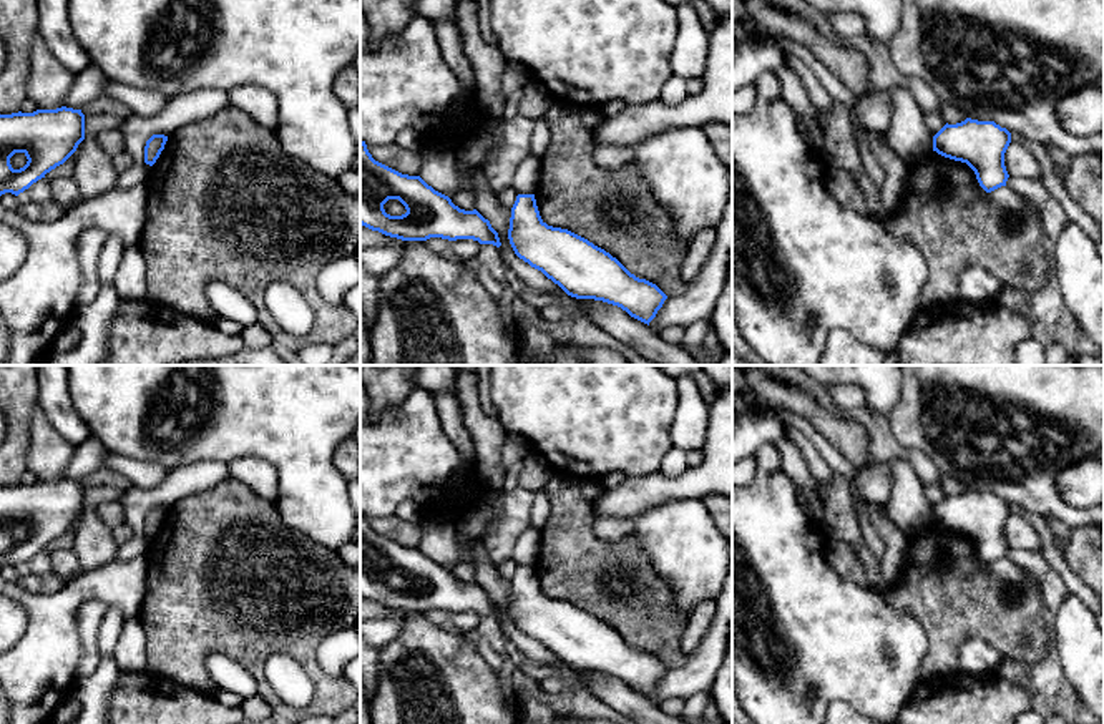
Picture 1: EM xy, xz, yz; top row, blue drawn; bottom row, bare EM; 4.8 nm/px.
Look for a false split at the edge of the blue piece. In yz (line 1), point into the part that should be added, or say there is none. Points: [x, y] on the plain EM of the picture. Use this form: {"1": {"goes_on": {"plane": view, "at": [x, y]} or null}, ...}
{"1": {"goes_on": null}}

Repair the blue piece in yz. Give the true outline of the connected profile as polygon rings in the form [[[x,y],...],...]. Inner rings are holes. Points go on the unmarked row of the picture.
[[[966,490],[956,497],[945,497],[933,508],[933,523],[966,535],[976,546],[979,558],[991,565],[1006,558],[1009,550],[1004,538],[1004,525],[1011,515],[1011,505],[994,493]]]

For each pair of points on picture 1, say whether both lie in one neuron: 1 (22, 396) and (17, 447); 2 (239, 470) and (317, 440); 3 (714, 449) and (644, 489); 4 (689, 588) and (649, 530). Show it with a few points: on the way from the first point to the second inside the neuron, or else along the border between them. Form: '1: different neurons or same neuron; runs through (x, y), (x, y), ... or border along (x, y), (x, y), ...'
1: same neuron; runs through (17, 409), (17, 434)
2: different neurons; border along (226, 462), (261, 457), (276, 474), (278, 497)
3: same neuron; runs through (706, 469), (689, 485), (664, 489)
4: same neuron; runs through (689, 573), (664, 545)

